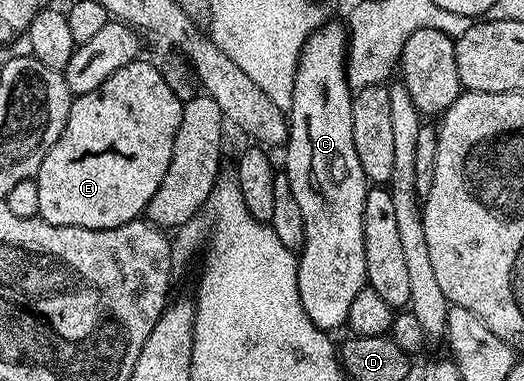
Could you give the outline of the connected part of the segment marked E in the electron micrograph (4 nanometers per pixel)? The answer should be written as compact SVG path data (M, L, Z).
M141 57L130 65L122 65L122 69L118 69L118 73L110 73L98 89L73 98L58 141L46 153L34 176L38 185L39 218L50 225L114 229L141 218L147 212L150 197L158 193L158 185L162 185L166 169L170 169L174 137L182 121L184 104L166 85L159 66L155 62L147 63L146 59Z

